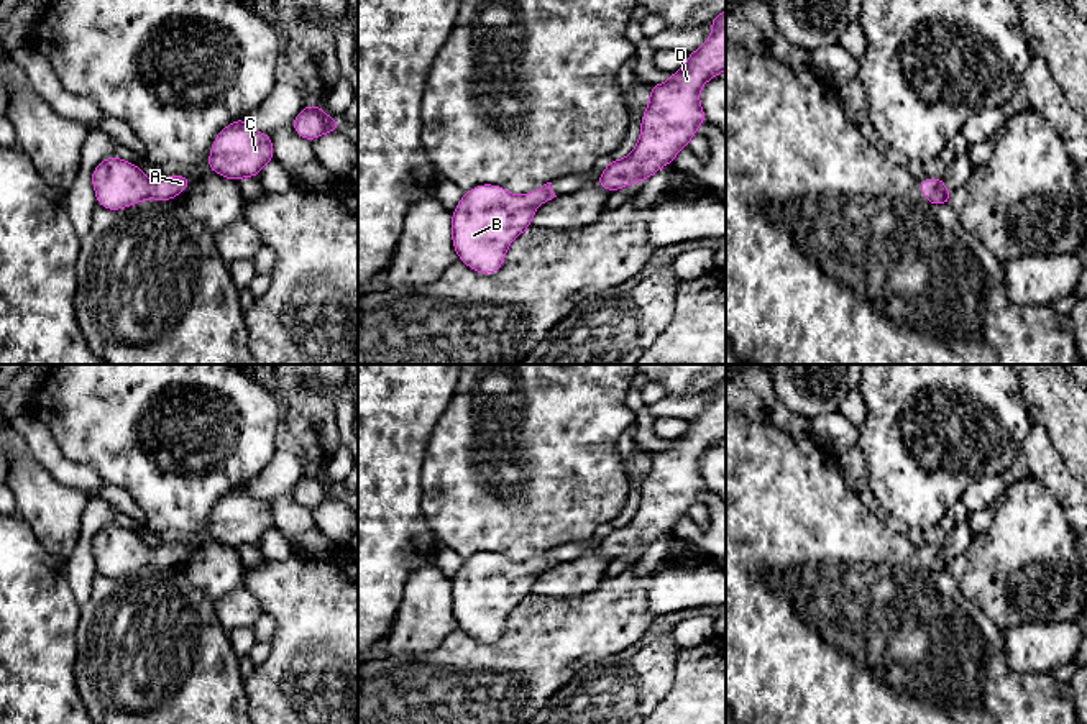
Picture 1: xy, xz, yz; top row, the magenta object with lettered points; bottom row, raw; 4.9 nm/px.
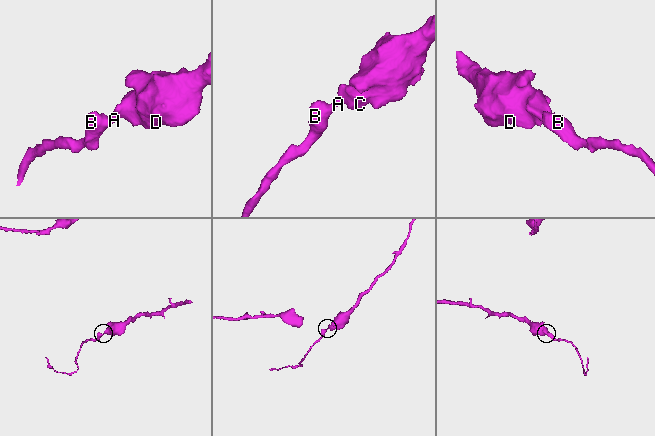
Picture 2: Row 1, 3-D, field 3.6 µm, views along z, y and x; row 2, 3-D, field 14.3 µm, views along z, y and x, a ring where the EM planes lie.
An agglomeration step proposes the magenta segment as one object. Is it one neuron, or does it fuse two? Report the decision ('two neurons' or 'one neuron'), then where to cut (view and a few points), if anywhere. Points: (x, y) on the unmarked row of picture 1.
one neuron | no cut

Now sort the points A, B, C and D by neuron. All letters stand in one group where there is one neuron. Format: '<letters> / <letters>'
A B C D

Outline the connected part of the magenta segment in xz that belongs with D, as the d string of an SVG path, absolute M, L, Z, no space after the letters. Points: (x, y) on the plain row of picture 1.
M726 378L709 391L713 402L686 432L670 440L665 451L649 451L650 466L640 486L640 504L631 522L608 529L594 550L616 560L637 548L650 547L660 535L673 532L680 517L688 516L696 496L708 489L699 471L701 455L726 437Z

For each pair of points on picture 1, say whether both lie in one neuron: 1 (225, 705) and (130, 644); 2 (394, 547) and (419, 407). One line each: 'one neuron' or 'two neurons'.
1: one neuron
2: one neuron

